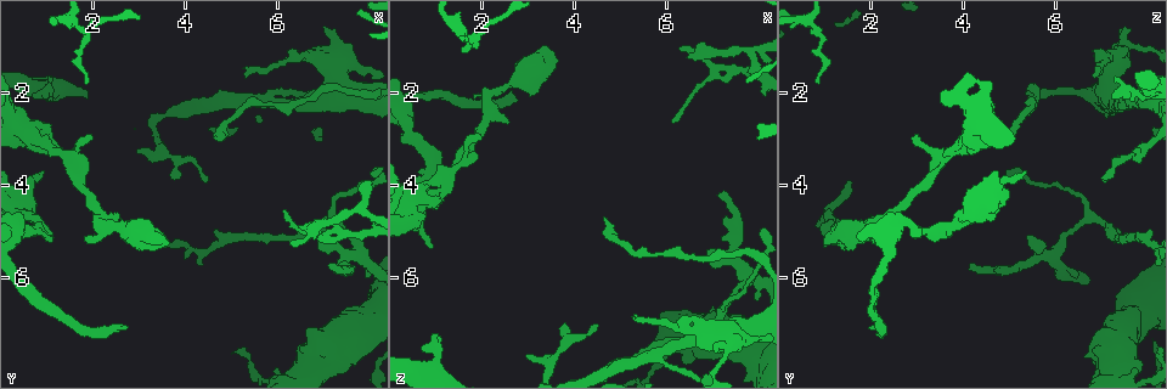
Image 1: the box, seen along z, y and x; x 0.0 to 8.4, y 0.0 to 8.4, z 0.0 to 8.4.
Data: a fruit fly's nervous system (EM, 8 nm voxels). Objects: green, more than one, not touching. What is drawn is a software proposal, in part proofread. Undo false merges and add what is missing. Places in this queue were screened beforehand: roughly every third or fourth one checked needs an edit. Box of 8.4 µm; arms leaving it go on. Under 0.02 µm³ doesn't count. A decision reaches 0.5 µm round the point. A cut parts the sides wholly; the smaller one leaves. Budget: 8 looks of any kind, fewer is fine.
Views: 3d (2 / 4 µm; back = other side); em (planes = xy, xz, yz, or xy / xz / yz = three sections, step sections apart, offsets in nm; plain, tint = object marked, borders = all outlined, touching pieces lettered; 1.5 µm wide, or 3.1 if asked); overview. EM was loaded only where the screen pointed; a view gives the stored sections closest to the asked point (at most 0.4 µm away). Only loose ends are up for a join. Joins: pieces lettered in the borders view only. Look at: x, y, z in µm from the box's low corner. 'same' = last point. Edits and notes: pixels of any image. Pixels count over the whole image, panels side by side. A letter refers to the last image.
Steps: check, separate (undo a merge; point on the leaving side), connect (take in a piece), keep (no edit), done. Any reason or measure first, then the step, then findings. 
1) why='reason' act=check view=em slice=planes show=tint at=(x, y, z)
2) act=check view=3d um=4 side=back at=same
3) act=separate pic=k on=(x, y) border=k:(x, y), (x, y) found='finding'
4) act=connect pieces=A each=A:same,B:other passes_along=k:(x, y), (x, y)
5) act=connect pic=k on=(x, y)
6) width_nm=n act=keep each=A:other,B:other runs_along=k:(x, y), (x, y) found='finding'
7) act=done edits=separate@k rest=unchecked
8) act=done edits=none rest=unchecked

why='free end' act=check view=3d um=4 at=(2.95, 3.25, 7.70)

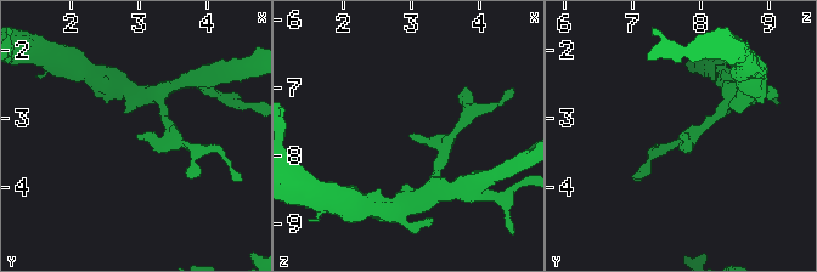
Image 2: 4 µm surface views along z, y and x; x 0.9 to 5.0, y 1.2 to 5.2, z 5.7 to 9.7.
act=check view=em slice=planes show=borders at=(3.00, 3.20, 7.70)

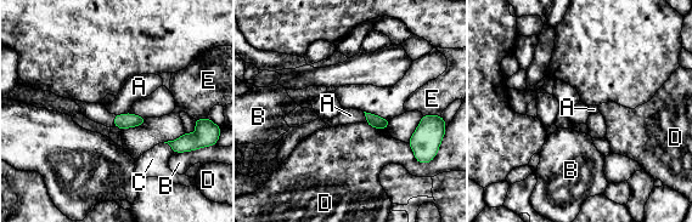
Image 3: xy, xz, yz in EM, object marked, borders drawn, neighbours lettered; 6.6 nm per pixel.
width_nm=90 act=keep each=A:other,B:other,C:other,D:other,E:other border=3:(128, 112), (116, 115) found='none of them fits'

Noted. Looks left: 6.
why='an open end' act=check view=em slice=yz step=4 show=tint at=(2.70, 7.05, 1.95)

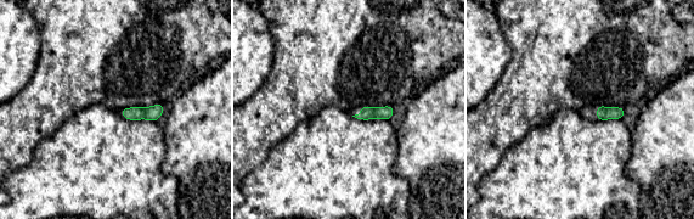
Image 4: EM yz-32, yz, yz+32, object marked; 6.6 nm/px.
why='cut it another way' act=check view=em slice=planes show=tint at=same

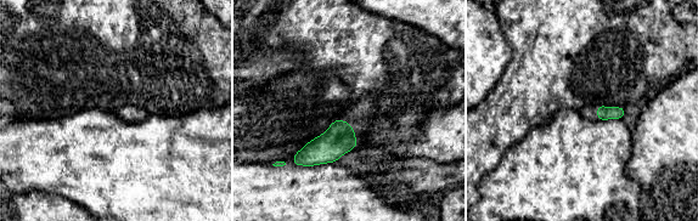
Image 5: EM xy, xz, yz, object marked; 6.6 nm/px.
act=check view=em slice=planes show=borders at=same

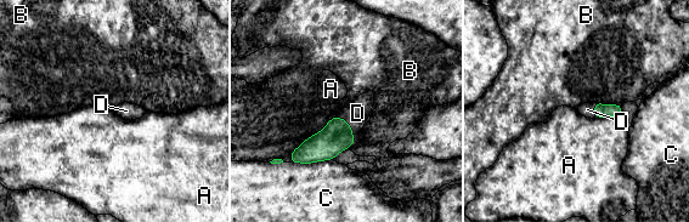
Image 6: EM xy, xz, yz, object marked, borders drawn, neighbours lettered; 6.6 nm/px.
act=connect pieces=D each=A:other,B:other,C:other,D:same found='the neuron continues'

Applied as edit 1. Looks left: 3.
why='branch stops here' act=check view=em slice=planes show=plain at=(1.95, 2.95, 2.95)

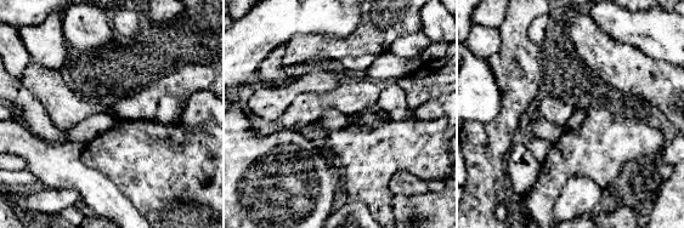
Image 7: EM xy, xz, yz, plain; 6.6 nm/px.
act=check view=em slice=planes show=borders at=same

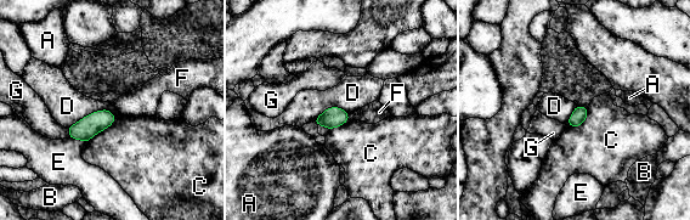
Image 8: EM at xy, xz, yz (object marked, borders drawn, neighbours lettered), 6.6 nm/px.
longest_contact=D:340nm act=keep each=A:other,B:other,C:other,D:other,E:other,F:other,G:other border=8:(116, 116), (96, 110), (67, 128) found='no lettered piece goes on from it'

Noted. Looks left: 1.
act=done edits=connect@6 rest=unchecked

